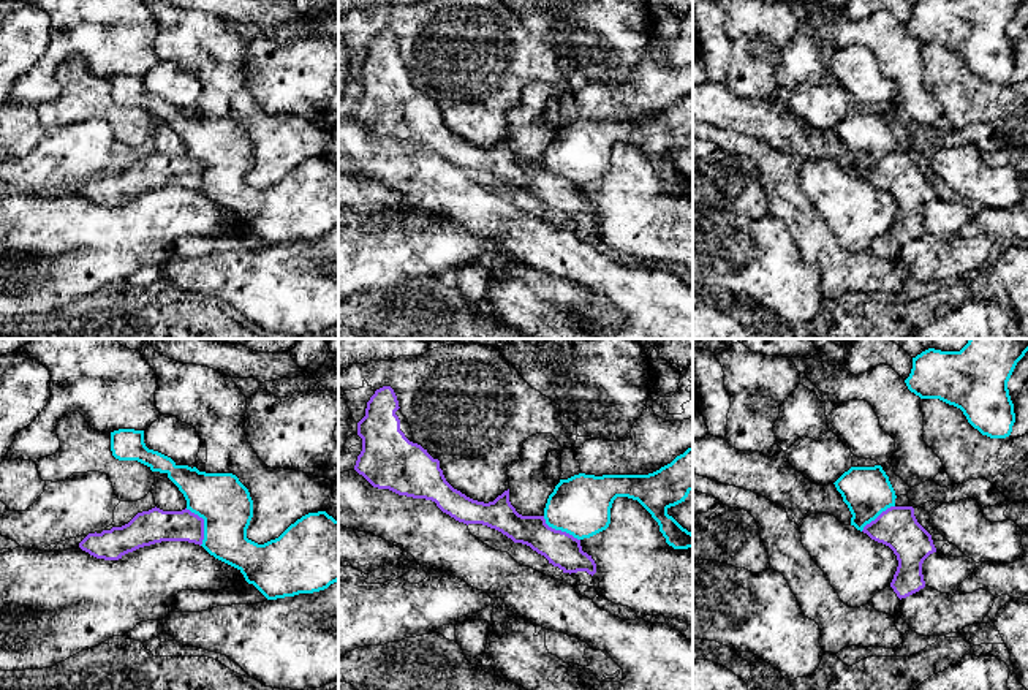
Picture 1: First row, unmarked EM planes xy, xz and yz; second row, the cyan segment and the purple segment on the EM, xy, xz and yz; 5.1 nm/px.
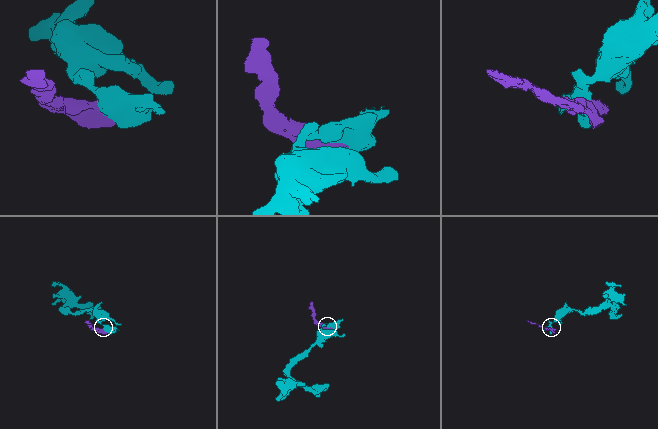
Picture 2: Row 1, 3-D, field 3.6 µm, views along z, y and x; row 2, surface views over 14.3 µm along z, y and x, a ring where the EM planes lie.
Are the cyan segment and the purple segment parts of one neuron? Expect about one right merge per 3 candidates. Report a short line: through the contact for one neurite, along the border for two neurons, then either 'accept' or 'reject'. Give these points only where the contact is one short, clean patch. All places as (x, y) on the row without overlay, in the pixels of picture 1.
reject

